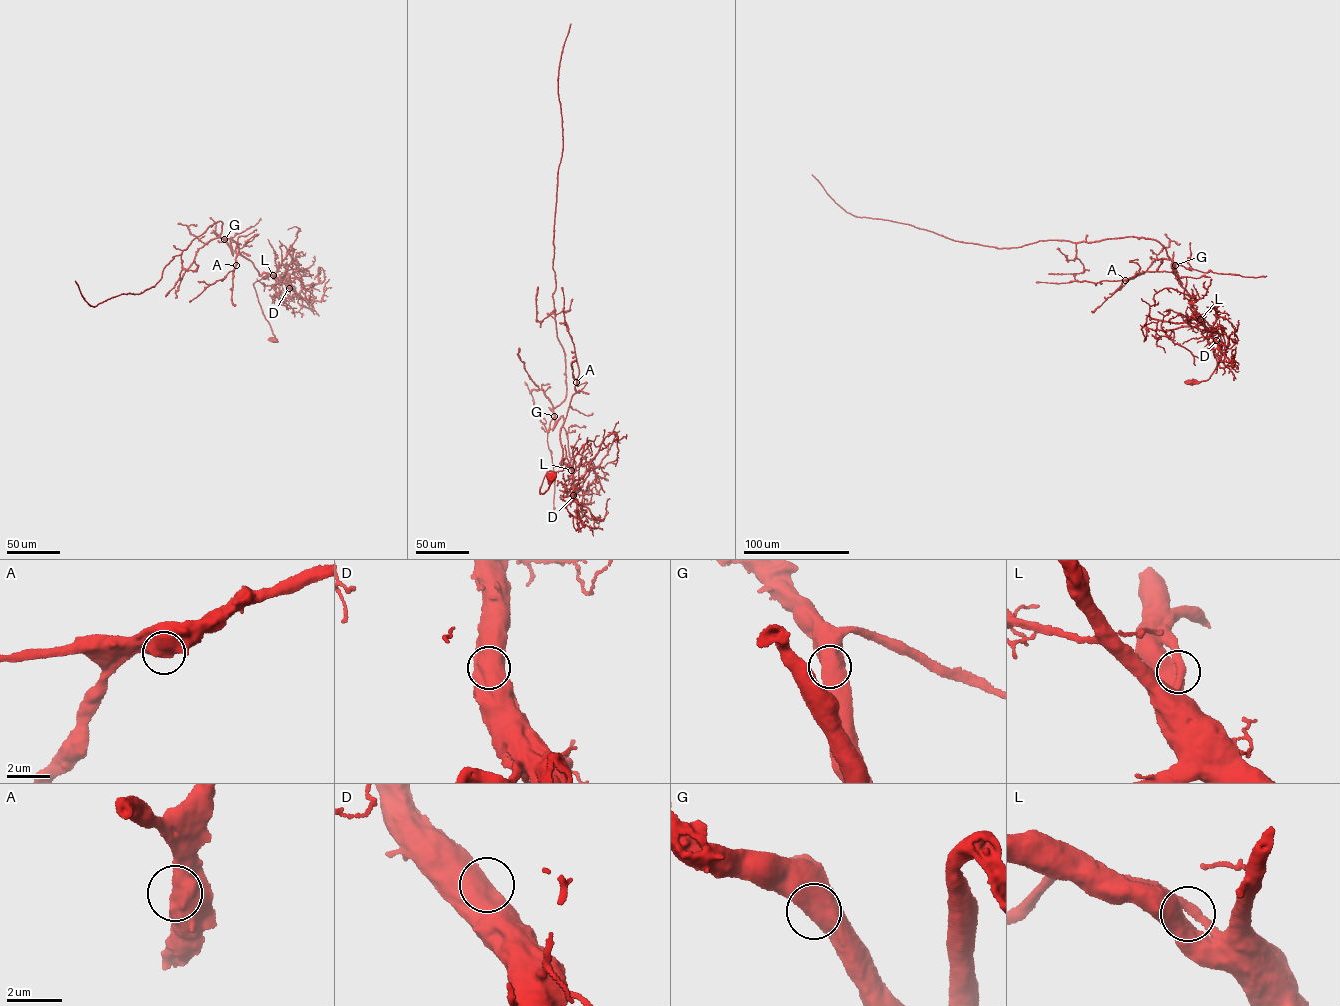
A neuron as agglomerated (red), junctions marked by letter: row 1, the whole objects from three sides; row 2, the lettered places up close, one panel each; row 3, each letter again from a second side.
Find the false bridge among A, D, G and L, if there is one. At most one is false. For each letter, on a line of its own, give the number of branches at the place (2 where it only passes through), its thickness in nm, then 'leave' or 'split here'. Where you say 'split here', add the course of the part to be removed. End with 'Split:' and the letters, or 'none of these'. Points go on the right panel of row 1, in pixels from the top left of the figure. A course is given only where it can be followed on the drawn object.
A: 1 | 850 nm | leave
D: 1 | 750 nm | leave
G: 1 | 800 nm | leave
L: 1 | 750 nm | leave
Split: none of these

